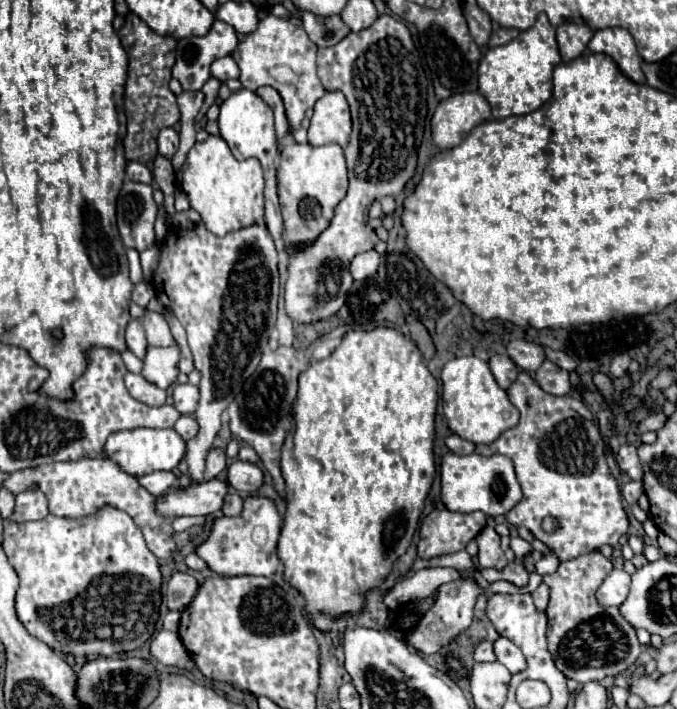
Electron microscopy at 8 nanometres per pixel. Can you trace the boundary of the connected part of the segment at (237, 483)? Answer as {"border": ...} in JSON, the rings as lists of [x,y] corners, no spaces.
{"border":[[[235,461],[227,467],[227,481],[237,491],[255,493],[263,485],[263,471],[247,461]]]}

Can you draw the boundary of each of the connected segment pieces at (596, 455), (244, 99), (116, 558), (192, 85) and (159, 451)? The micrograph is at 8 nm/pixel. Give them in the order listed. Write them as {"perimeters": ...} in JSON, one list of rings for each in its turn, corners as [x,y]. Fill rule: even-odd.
{"perimeters":[[[[525,371],[519,373],[517,381],[507,389],[507,395],[509,395],[511,403],[515,403],[515,407],[521,411],[519,425],[505,431],[495,443],[475,447],[475,453],[479,453],[479,455],[499,453],[499,455],[509,457],[515,465],[515,473],[517,473],[517,481],[523,491],[523,499],[519,501],[519,505],[515,505],[507,513],[507,521],[515,527],[527,527],[535,535],[535,539],[543,541],[559,557],[559,561],[575,559],[583,553],[603,547],[603,545],[615,547],[619,543],[619,539],[627,533],[629,521],[627,521],[627,513],[625,513],[625,507],[621,501],[617,481],[611,475],[607,461],[605,461],[605,443],[599,435],[599,429],[593,425],[593,415],[587,409],[587,405],[581,399],[575,399],[571,395],[557,397],[557,395],[545,393],[537,385],[537,381],[531,375],[527,375]],[[545,517],[555,517],[559,521],[561,529],[555,533],[545,533],[541,529],[541,521]]],[[[247,89],[235,91],[221,105],[219,131],[221,131],[221,137],[227,141],[231,153],[239,161],[249,159],[249,157],[255,157],[261,161],[263,171],[265,171],[265,223],[275,241],[275,247],[281,251],[285,247],[283,219],[281,219],[281,209],[279,209],[279,201],[277,201],[277,181],[275,181],[275,163],[279,157],[279,149],[277,149],[277,133],[275,133],[275,125],[273,125],[271,107],[267,103],[263,103],[263,99],[259,99],[259,95],[253,91],[247,91]]],[[[103,507],[95,515],[83,519],[47,515],[41,521],[7,523],[3,551],[19,575],[19,591],[15,599],[17,615],[29,635],[41,639],[51,649],[69,655],[111,657],[115,653],[139,649],[151,639],[161,605],[159,561],[147,549],[139,527],[125,511]]],[[[215,19],[205,37],[187,37],[179,41],[173,77],[179,79],[185,91],[199,91],[211,77],[211,63],[219,57],[231,55],[237,43],[235,29]]],[[[131,429],[111,435],[105,443],[107,457],[115,459],[123,471],[141,477],[153,471],[171,471],[185,457],[185,439],[175,429]]]]}

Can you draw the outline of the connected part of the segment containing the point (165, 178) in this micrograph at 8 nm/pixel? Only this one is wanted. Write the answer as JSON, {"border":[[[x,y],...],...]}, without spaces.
{"border":[[[157,155],[155,161],[153,161],[153,177],[155,177],[157,187],[165,195],[165,209],[167,209],[169,217],[173,217],[173,213],[175,213],[175,209],[173,209],[173,193],[175,193],[177,185],[175,185],[175,173],[173,173],[171,161]]]}

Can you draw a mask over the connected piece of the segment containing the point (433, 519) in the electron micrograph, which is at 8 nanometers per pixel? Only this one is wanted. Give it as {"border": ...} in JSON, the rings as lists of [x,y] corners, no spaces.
{"border":[[[431,511],[421,523],[421,539],[417,543],[417,555],[421,559],[433,559],[445,553],[465,549],[465,545],[479,535],[485,527],[485,515],[475,513],[453,513],[453,511]]]}

